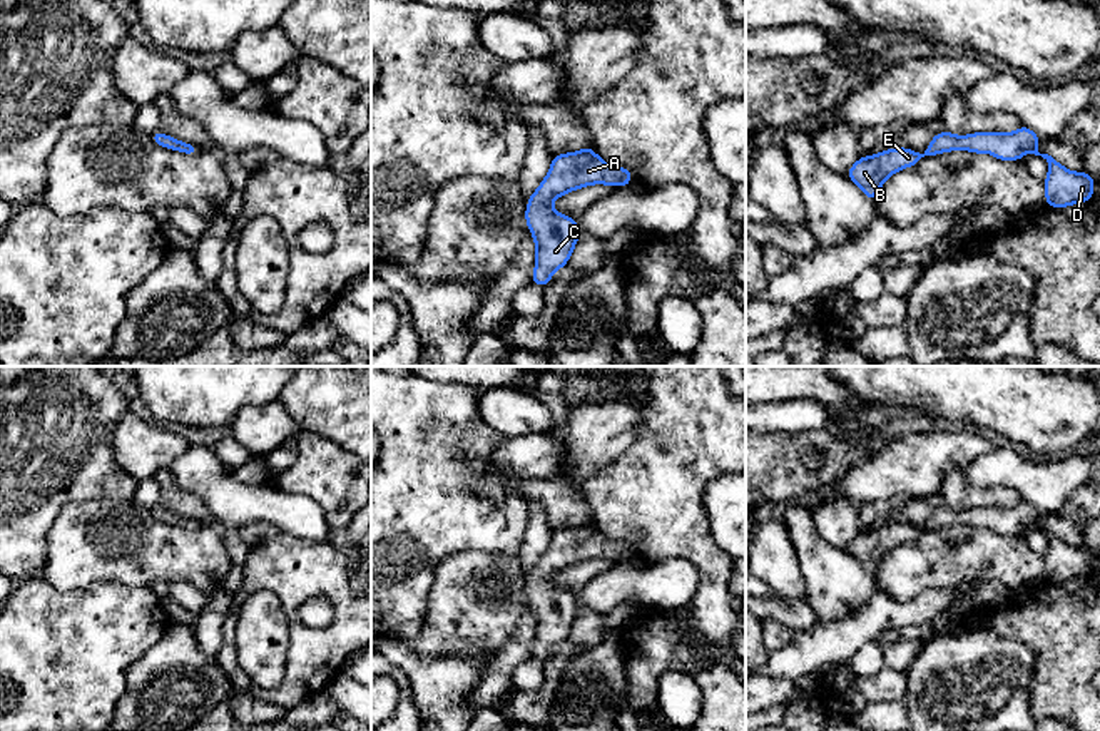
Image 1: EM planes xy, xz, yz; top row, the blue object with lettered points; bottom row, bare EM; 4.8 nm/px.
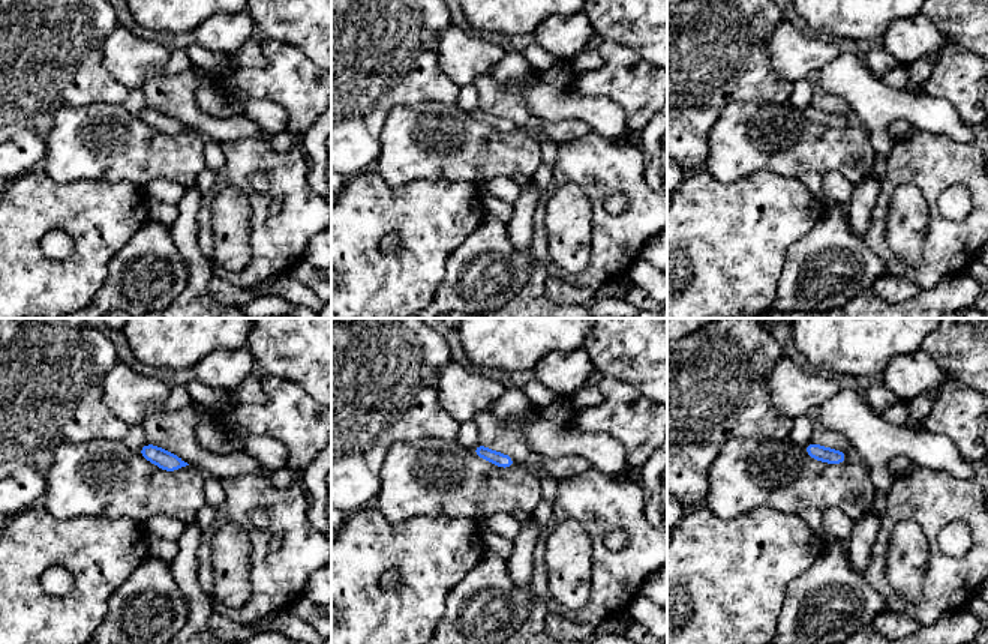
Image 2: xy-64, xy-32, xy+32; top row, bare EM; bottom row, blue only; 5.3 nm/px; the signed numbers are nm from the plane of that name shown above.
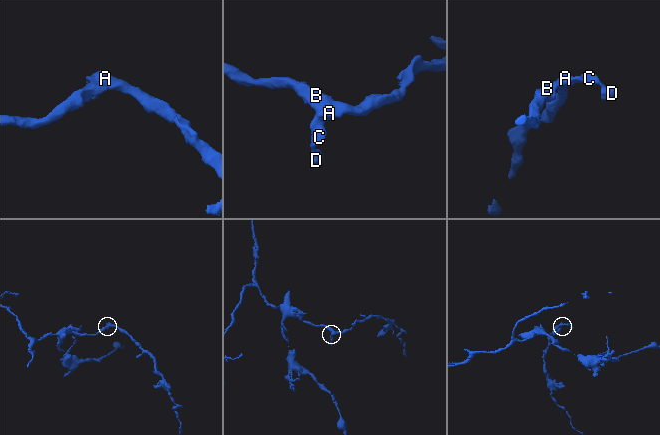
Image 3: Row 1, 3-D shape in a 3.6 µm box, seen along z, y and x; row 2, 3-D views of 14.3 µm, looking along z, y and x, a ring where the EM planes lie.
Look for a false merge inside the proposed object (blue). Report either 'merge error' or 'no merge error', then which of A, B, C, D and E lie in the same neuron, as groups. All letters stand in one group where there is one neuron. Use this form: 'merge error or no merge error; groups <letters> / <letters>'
no merge error; groups A B C D E

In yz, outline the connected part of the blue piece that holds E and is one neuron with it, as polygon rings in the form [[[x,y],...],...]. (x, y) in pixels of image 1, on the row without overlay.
[[[1026,500],[1016,507],[976,507],[963,512],[943,505],[931,514],[923,529],[896,522],[859,532],[846,552],[854,555],[868,574],[876,575],[879,562],[889,550],[918,539],[924,530],[965,524],[975,529],[988,527],[1000,535],[1021,535],[1025,527],[1031,527],[1041,530],[1050,540],[1043,555],[1047,580],[1060,584],[1092,575],[1095,554],[1085,545],[1072,547],[1052,530],[1040,529],[1038,519],[1040,512]]]

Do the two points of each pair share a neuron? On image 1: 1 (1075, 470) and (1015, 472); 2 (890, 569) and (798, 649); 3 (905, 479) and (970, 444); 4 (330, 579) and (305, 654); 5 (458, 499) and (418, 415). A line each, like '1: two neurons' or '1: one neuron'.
1: one neuron
2: two neurons
3: one neuron
4: one neuron
5: one neuron

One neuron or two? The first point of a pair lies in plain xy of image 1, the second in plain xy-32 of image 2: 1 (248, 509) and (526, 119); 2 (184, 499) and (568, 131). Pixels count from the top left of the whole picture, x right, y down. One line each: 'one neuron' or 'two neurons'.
1: two neurons
2: one neuron

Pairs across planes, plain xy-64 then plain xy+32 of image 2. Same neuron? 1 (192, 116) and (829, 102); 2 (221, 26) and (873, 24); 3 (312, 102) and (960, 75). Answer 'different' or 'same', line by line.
1: same
2: different
3: same

